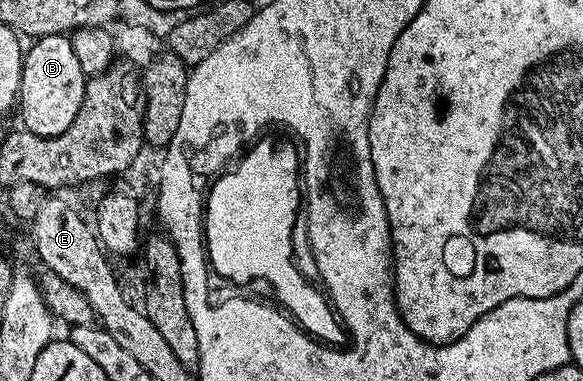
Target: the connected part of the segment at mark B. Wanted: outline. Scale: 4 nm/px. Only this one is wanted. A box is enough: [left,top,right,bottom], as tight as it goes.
[17,34,88,138]

